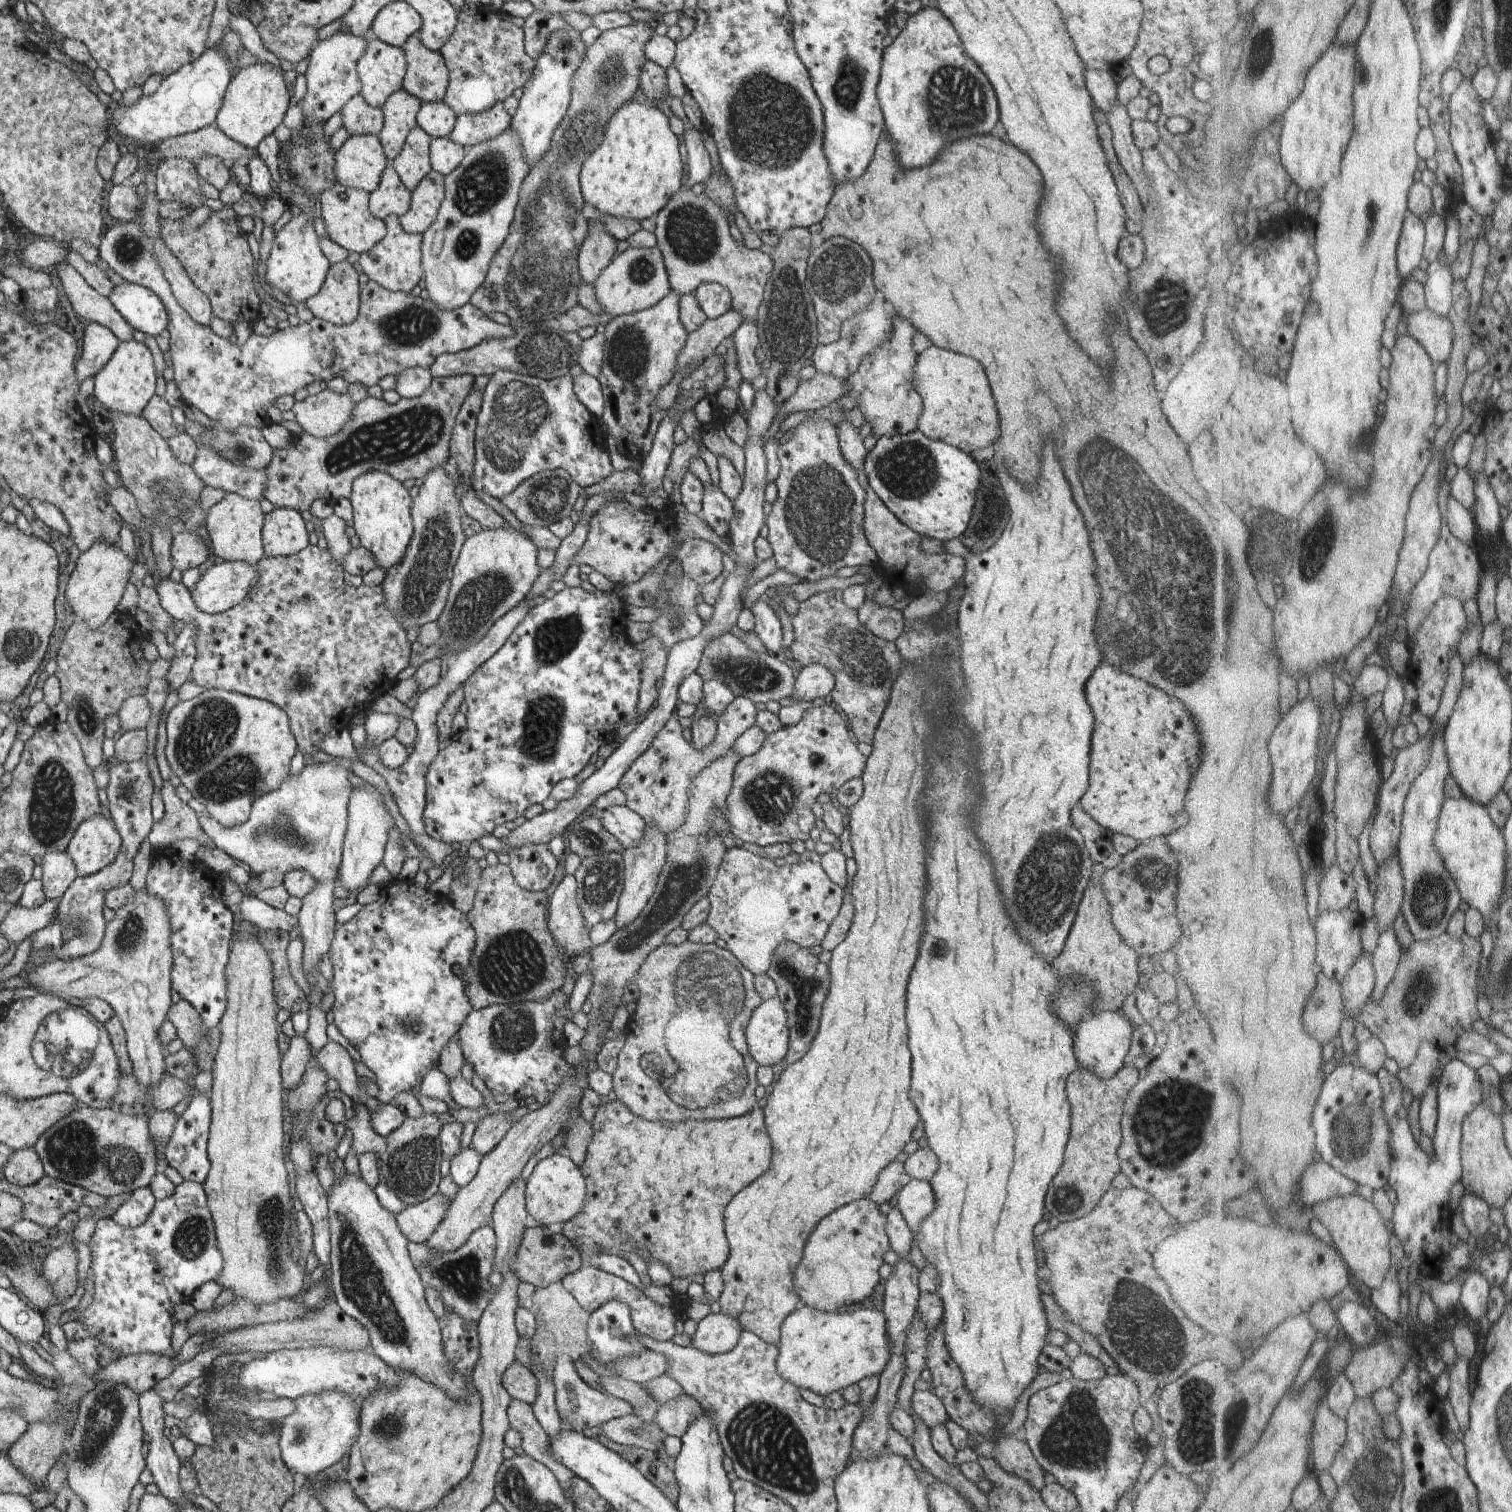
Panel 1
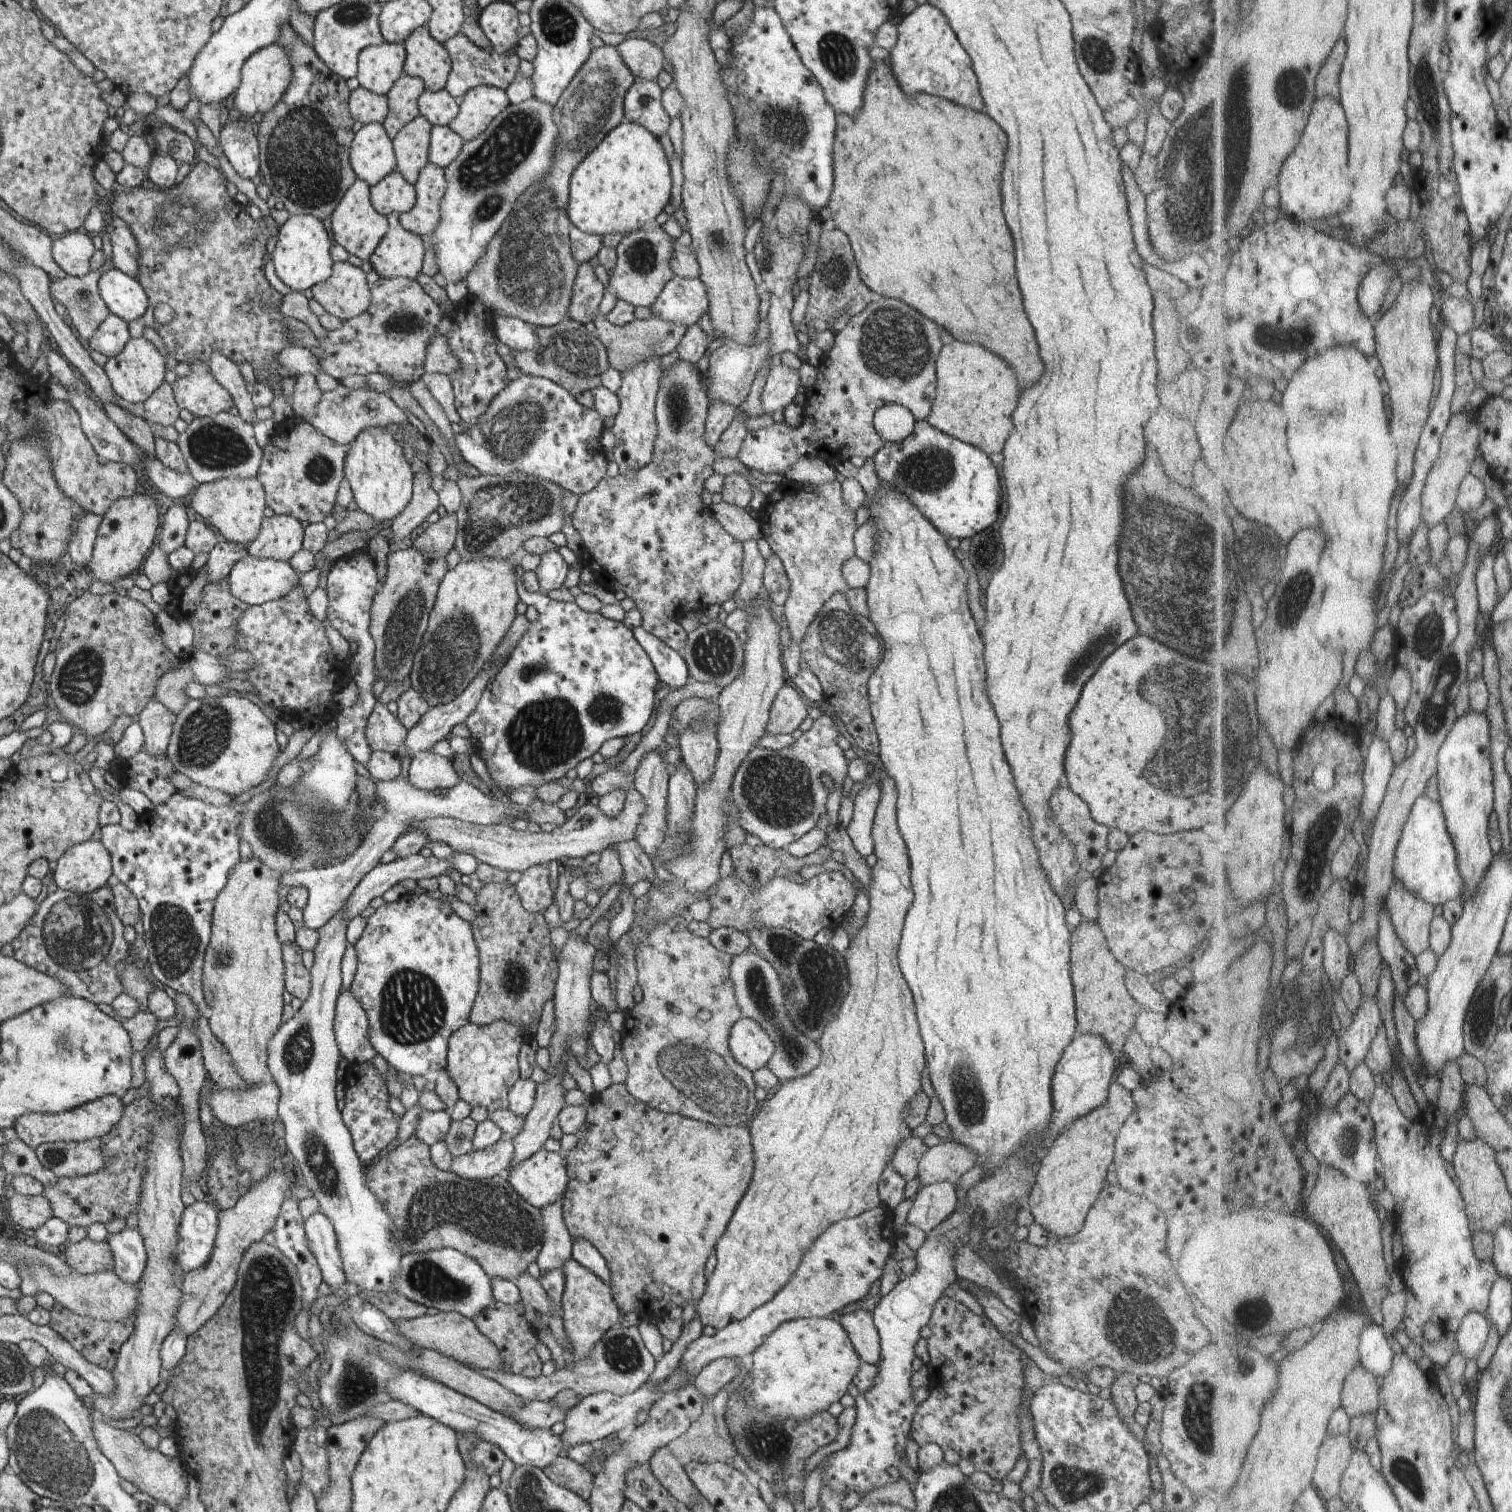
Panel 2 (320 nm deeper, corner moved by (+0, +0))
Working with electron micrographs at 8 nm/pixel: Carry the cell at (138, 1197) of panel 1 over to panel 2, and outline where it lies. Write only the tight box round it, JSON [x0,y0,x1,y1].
[108,1228,146,1285]

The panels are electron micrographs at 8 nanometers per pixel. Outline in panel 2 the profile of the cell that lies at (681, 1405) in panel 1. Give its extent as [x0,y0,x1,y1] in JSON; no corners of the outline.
[694,1357,739,1400]

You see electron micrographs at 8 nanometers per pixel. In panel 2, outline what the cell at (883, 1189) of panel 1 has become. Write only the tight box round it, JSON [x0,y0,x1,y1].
[891,1136,928,1182]

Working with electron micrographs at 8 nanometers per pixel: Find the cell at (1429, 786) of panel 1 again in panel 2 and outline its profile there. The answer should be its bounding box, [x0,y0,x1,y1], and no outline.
[1386,879,1435,955]

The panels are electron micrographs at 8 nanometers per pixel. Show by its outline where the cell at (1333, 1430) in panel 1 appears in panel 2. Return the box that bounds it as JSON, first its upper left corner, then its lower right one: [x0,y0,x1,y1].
[1314,1435,1355,1502]

